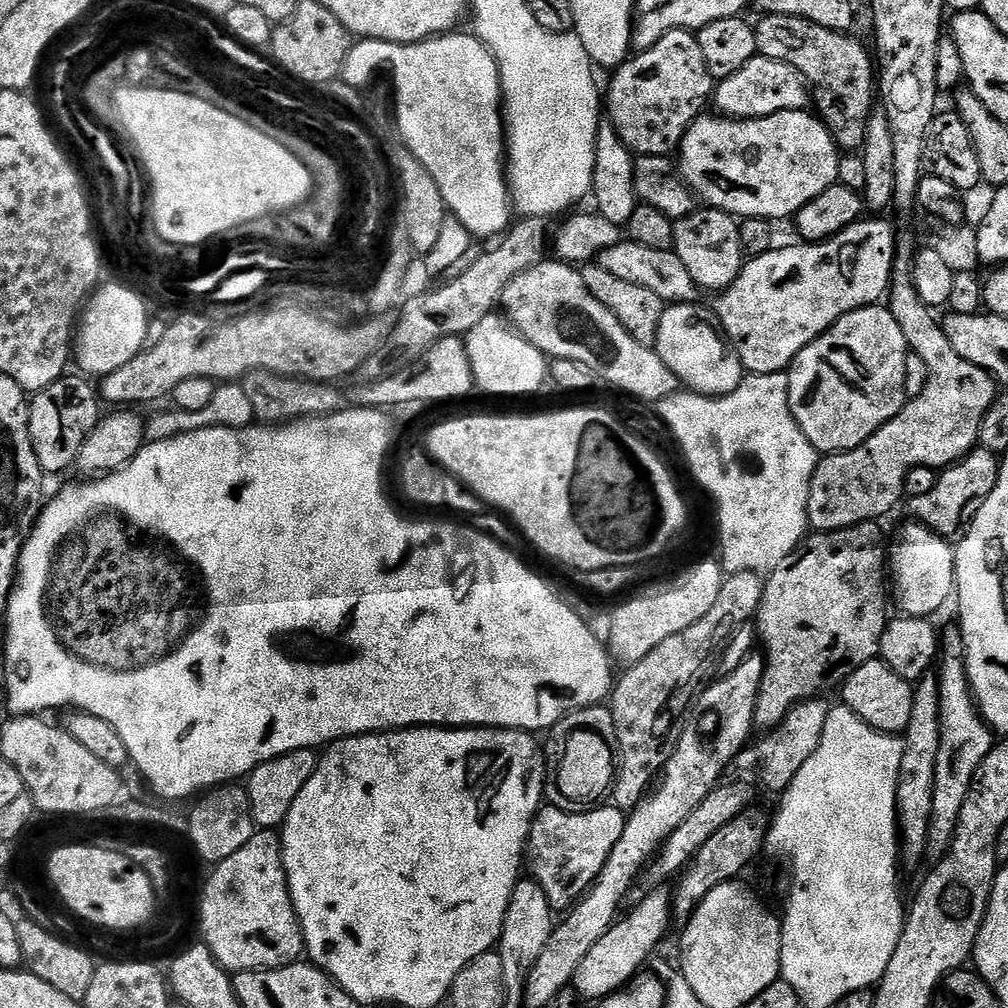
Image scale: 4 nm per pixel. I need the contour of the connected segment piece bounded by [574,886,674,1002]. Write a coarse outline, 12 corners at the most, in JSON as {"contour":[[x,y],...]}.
{"contour":[[657,887],[582,958],[574,991],[599,1002],[628,987],[674,924]]}

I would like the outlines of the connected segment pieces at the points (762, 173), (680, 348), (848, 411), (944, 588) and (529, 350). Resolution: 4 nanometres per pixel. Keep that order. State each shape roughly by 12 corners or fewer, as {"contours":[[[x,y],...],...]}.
{"contours":[[[811,111],[701,114],[678,171],[710,208],[777,222],[837,183]],[[669,303],[654,351],[687,391],[725,396],[746,373],[709,309]],[[875,303],[793,358],[788,405],[817,453],[900,413],[908,343]],[[919,522],[890,548],[890,592],[935,617],[956,587],[953,545]],[[497,313],[465,333],[473,383],[528,396],[547,383],[544,353]]]}

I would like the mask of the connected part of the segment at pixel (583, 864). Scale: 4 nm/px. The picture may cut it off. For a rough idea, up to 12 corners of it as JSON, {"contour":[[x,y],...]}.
{"contour":[[615,806],[537,812],[531,879],[553,909],[595,884],[626,819]]}

